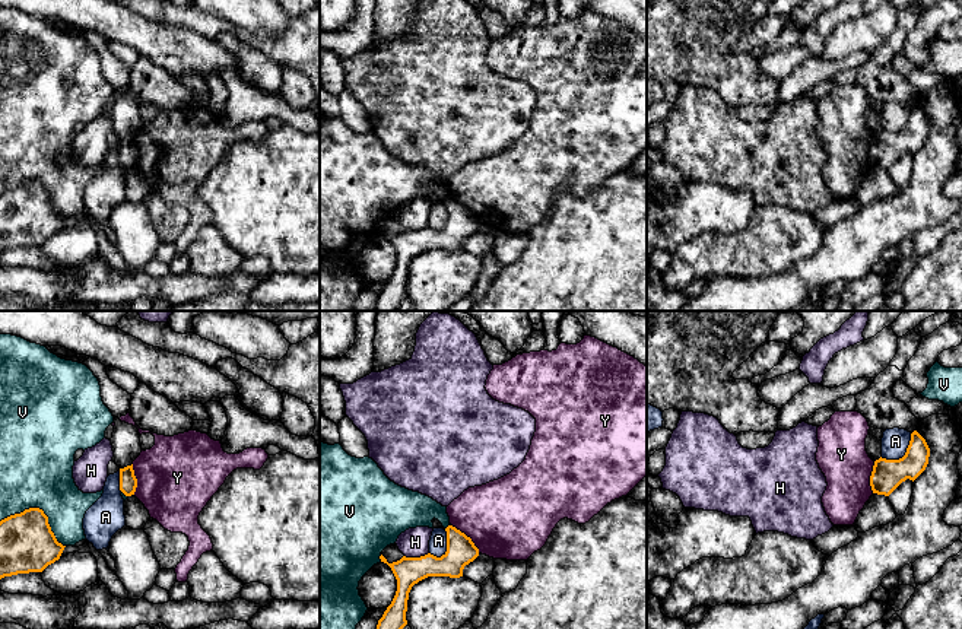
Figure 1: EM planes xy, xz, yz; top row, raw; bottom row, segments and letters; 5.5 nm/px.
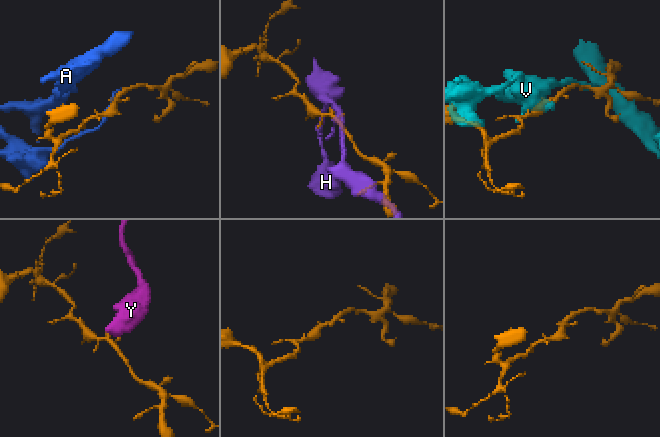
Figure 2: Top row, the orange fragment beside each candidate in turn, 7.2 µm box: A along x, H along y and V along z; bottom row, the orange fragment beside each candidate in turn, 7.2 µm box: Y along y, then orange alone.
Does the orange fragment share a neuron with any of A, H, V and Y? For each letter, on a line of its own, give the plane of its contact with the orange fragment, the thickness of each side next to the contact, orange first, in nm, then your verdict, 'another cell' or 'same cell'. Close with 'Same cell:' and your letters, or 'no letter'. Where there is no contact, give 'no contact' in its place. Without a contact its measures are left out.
A: contact in yz; calibres 170 and 150 nm; another cell
H: contact in xz; calibres 160 and 160 nm; another cell
V: contact in xy; calibres 300 and 400 nm; another cell
Y: contact in xz; calibres 160 and 440 nm; another cell
Same cell: no letter

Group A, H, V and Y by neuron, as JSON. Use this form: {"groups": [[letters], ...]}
{"groups": [["A"], ["H"], ["V"], ["Y"]]}

